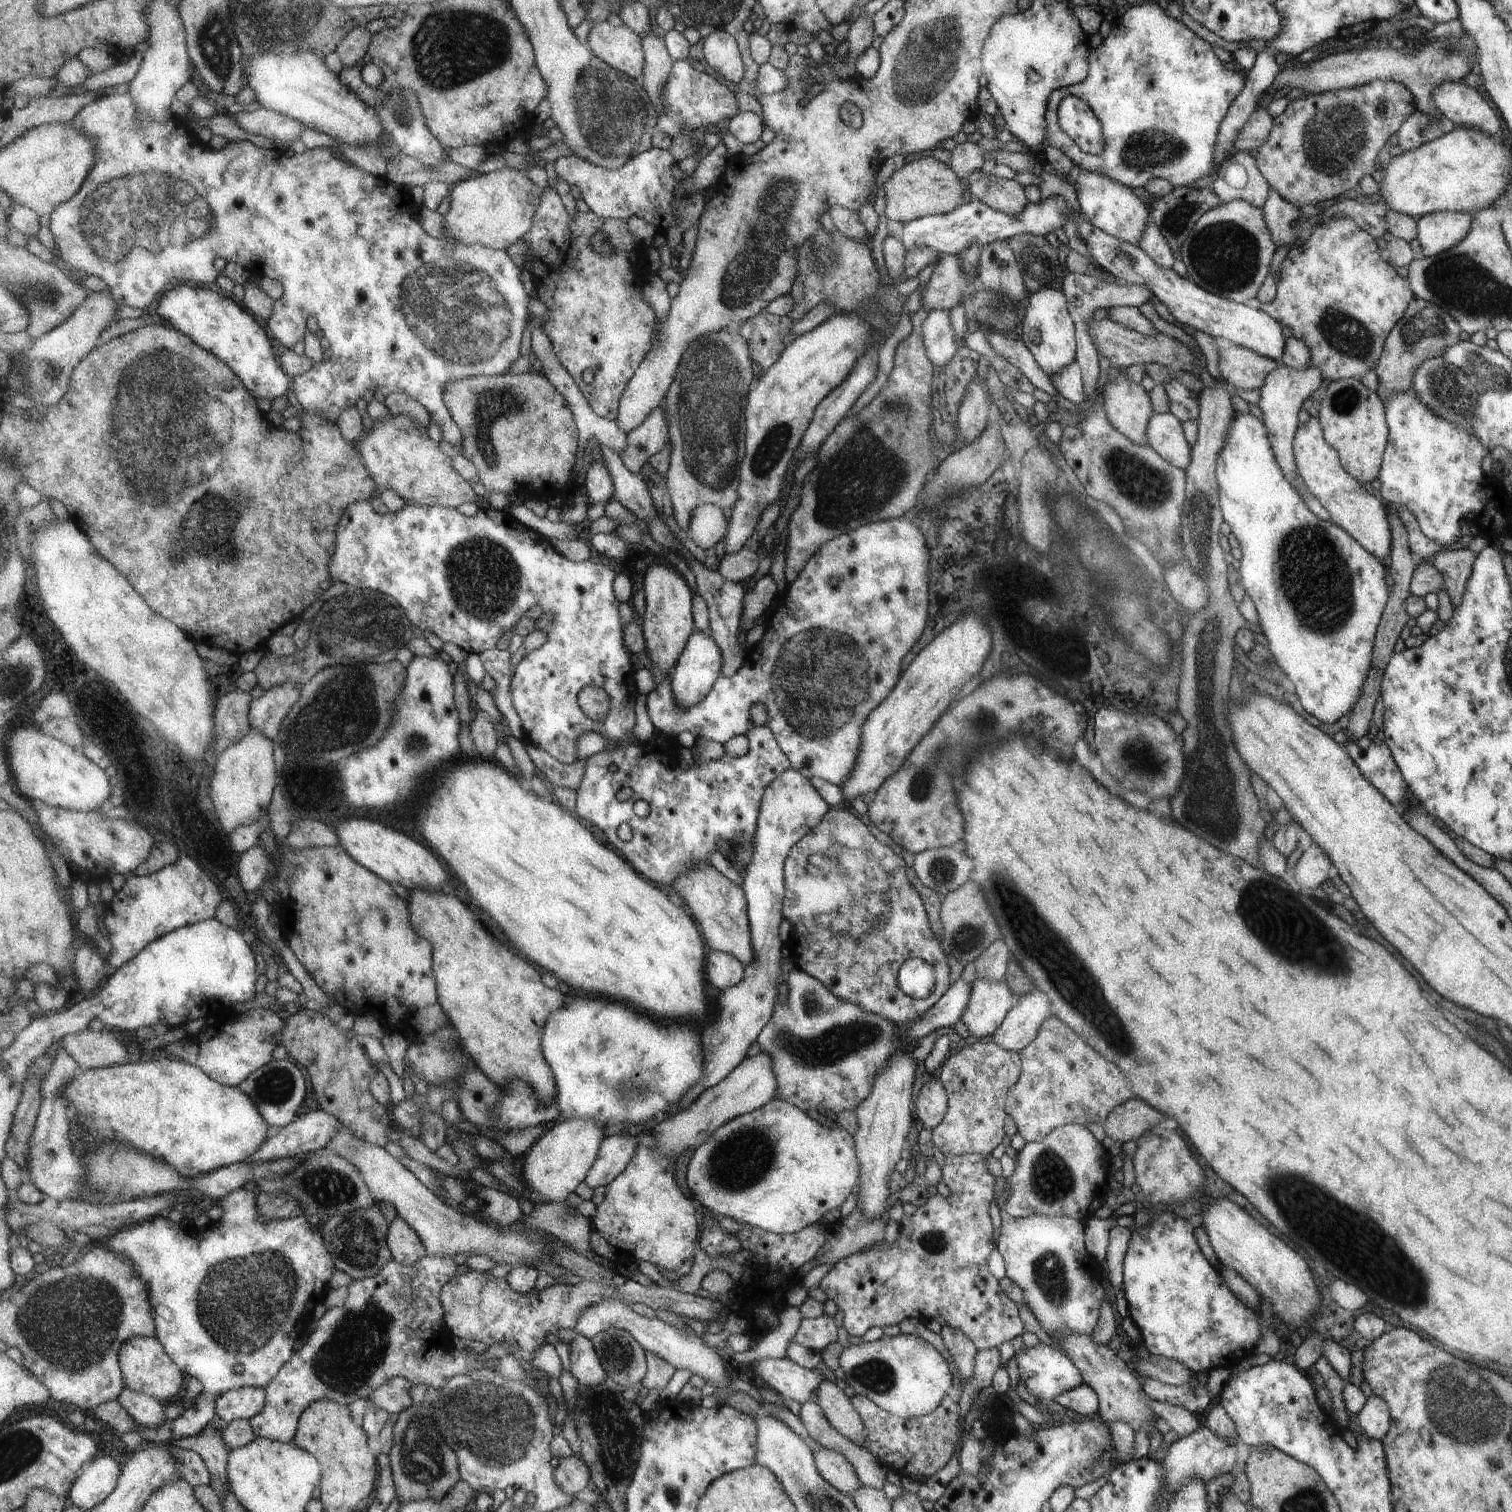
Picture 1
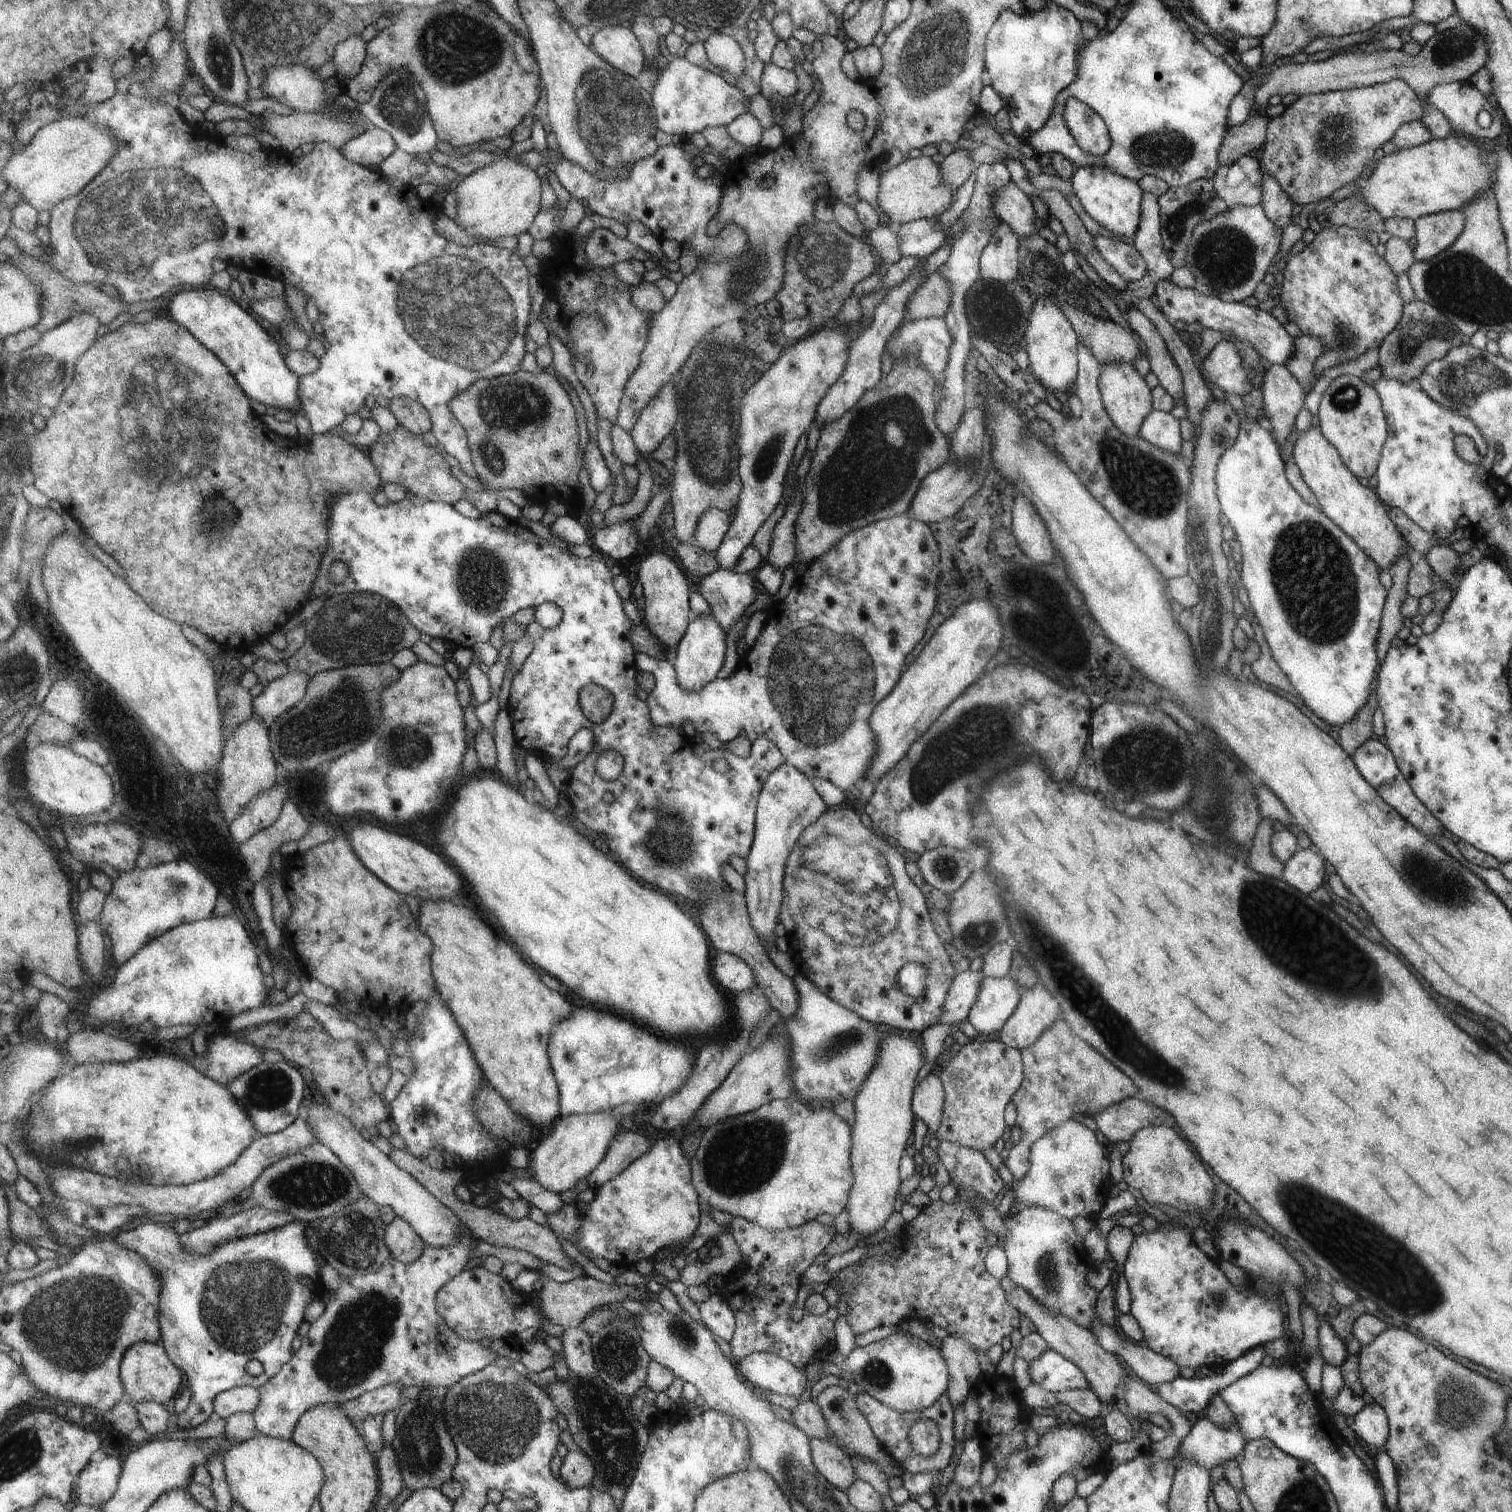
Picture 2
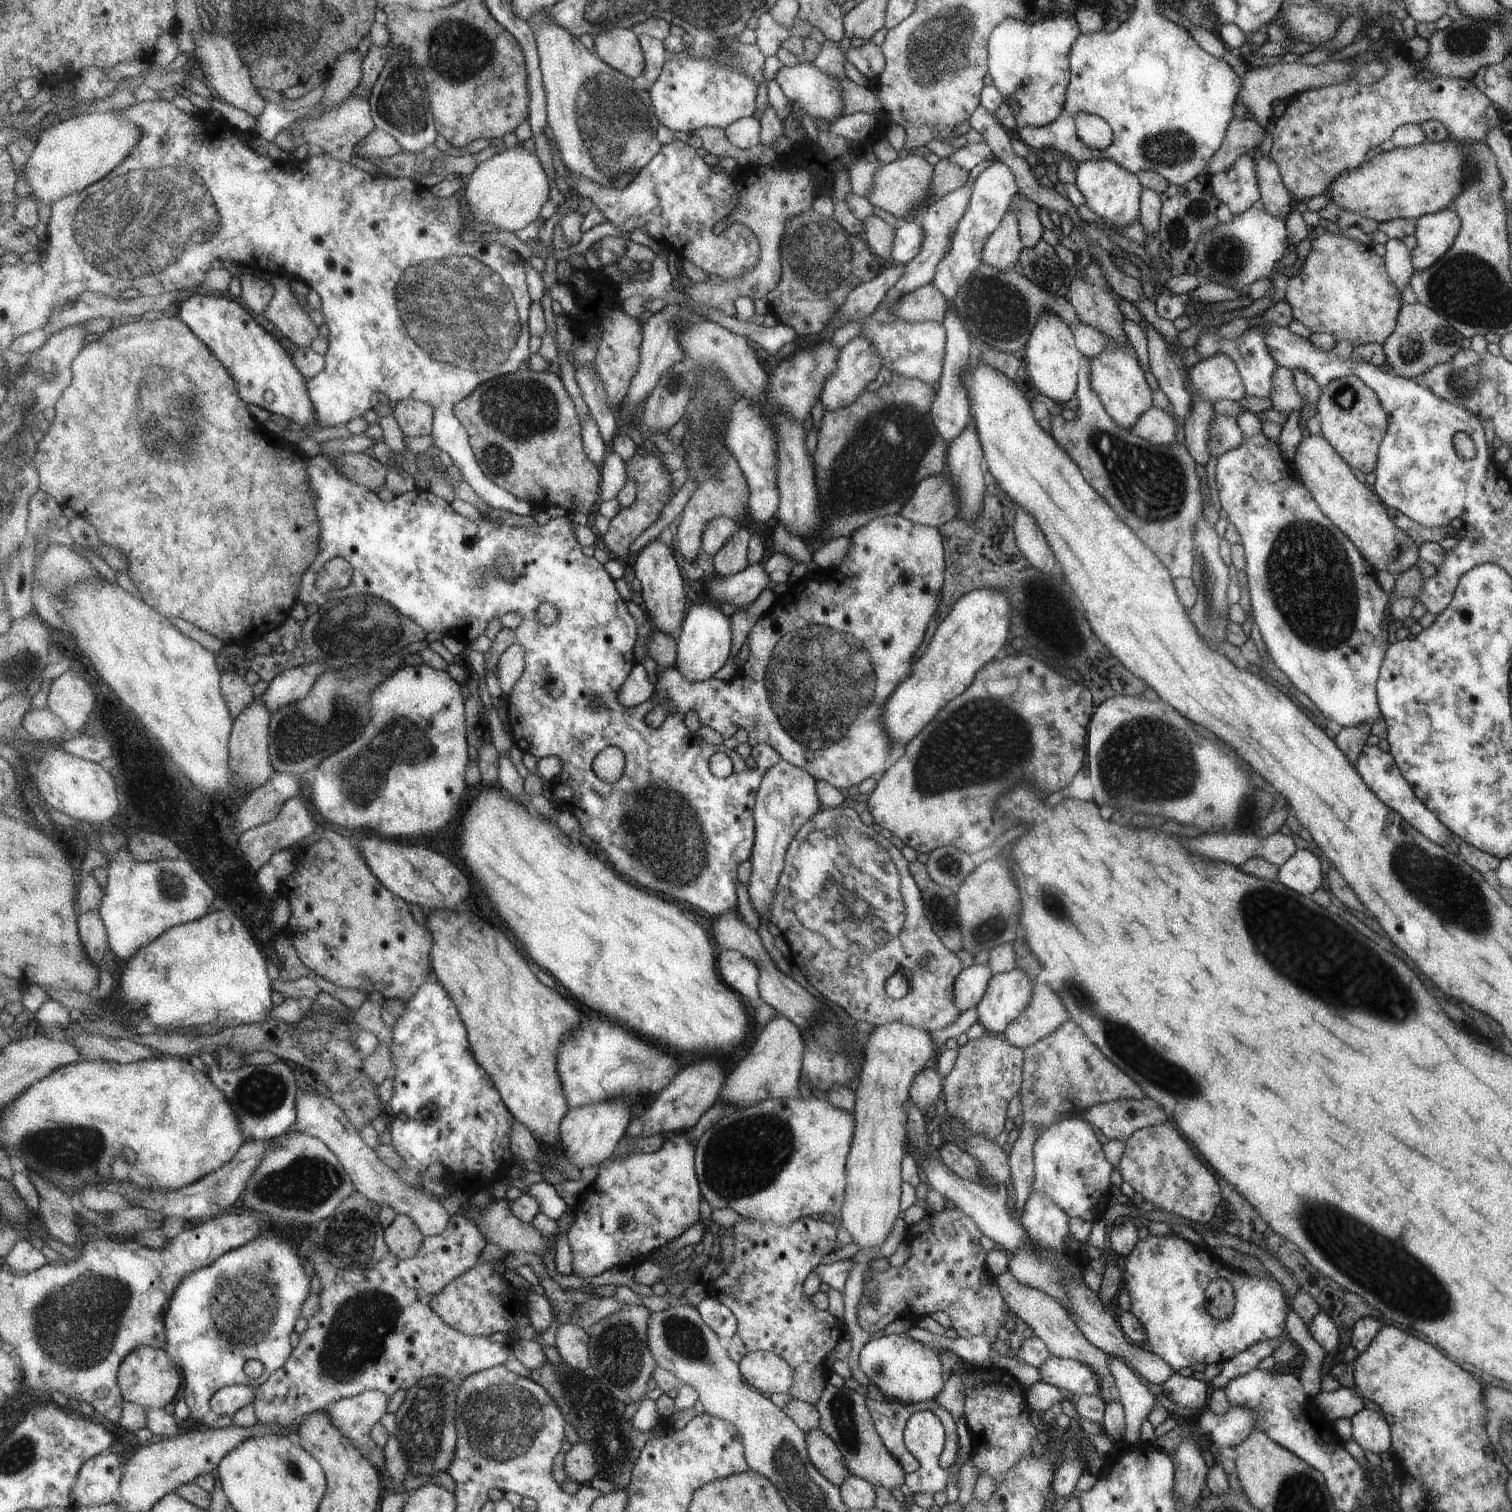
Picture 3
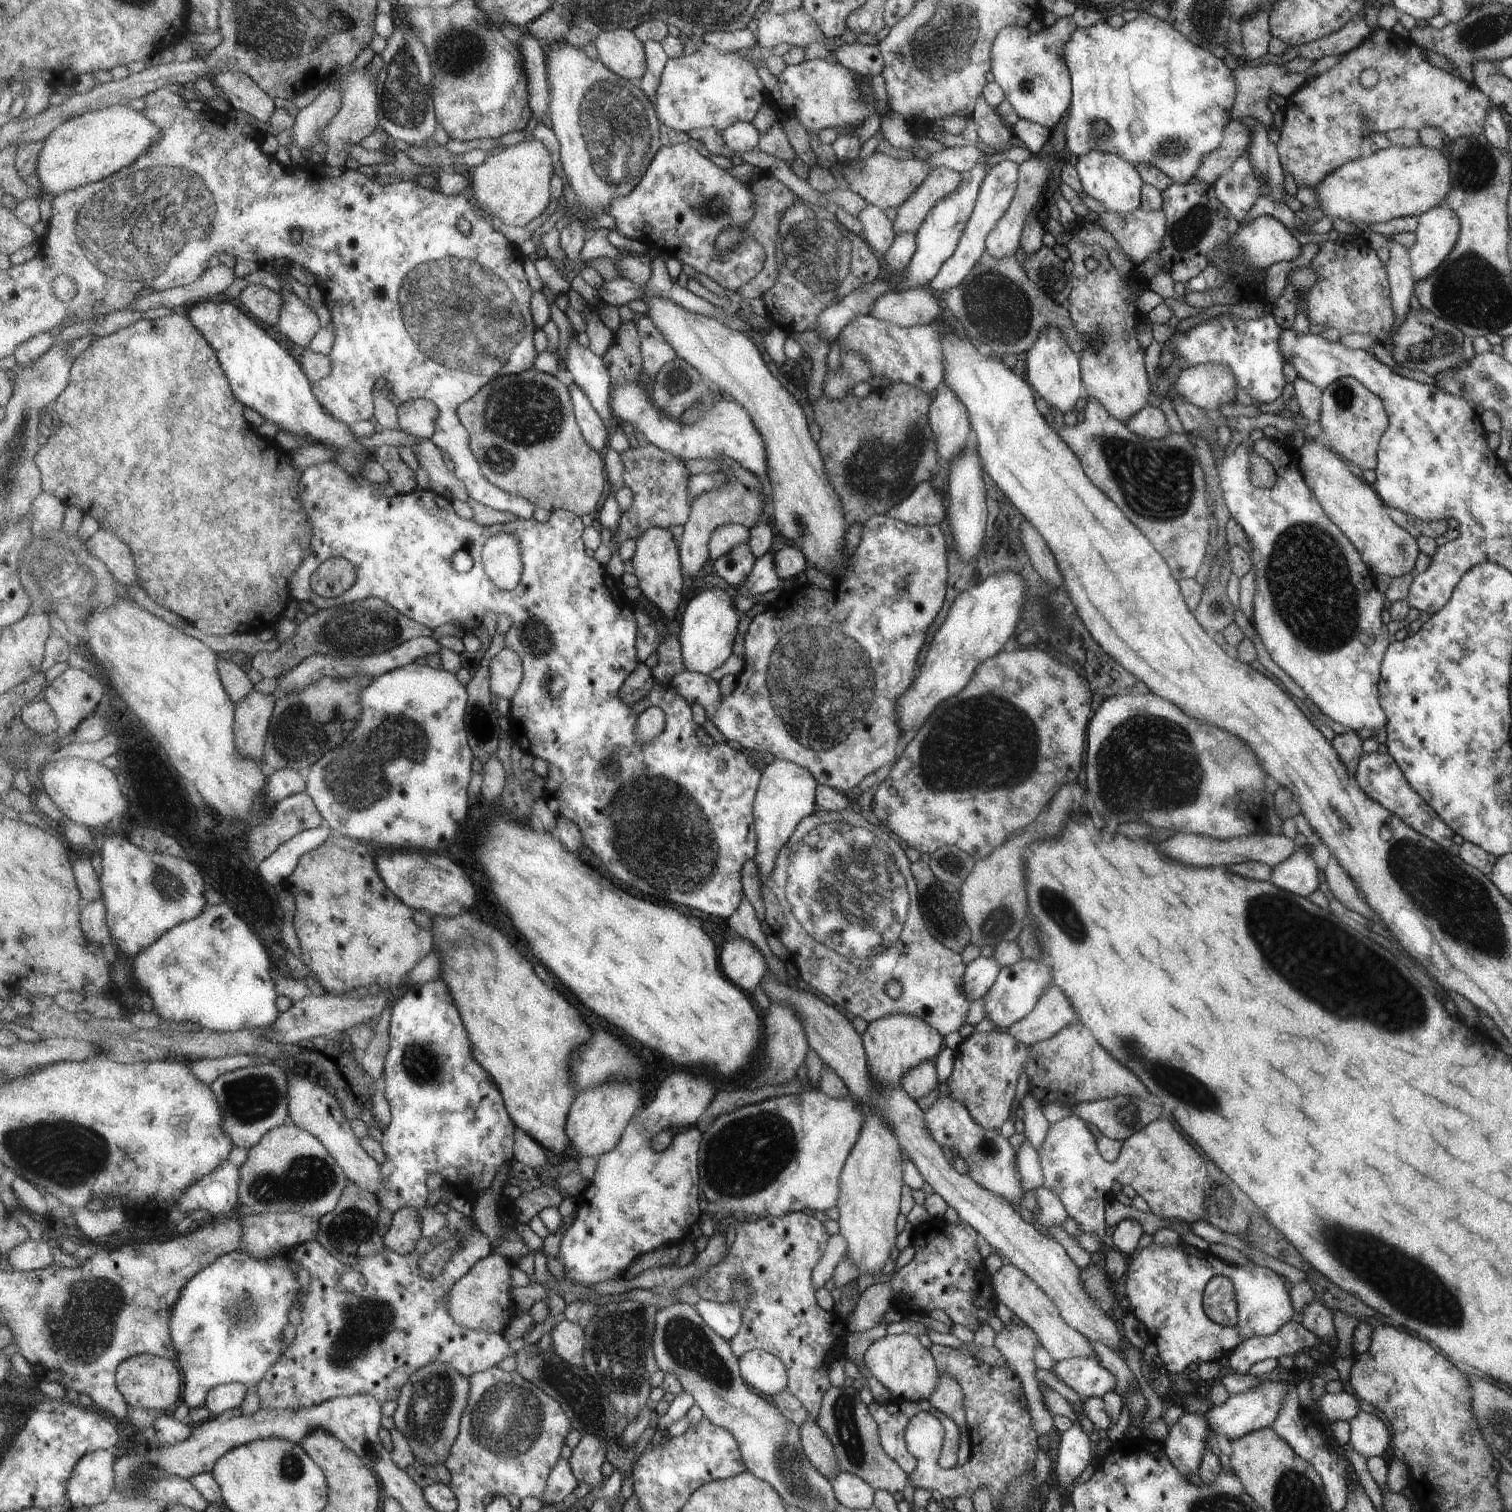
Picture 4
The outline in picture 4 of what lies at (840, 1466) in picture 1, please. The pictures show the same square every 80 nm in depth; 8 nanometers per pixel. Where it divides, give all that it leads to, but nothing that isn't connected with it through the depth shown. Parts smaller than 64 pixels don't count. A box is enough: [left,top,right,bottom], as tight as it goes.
[798,1420,837,1479]

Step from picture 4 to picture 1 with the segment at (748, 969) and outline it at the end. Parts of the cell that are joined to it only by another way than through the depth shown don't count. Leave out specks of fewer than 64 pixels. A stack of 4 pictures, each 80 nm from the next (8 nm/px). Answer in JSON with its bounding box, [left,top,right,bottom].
[707,951,745,991]

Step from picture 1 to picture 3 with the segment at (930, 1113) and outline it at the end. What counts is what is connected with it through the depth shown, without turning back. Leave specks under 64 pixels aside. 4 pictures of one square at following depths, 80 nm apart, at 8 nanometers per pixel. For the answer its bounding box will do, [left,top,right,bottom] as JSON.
[908,1065,941,1110]

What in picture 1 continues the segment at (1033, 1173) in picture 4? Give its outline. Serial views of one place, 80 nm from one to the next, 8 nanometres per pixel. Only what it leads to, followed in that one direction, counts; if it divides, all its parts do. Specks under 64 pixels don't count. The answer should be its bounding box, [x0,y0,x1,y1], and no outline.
[1004,1018,1134,1141]

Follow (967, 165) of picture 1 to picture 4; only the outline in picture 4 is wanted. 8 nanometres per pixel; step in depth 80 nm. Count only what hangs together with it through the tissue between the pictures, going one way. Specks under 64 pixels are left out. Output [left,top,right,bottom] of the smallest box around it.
[893,167,960,234]

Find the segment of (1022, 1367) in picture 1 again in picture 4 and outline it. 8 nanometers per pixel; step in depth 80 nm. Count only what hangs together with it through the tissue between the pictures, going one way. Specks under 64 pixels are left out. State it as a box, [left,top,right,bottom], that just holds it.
[1050,1357,1117,1397]

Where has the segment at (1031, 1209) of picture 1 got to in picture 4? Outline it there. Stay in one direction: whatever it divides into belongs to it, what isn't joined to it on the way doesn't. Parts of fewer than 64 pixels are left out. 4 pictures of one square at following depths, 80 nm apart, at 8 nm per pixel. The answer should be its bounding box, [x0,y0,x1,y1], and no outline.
[1036,1115,1212,1239]

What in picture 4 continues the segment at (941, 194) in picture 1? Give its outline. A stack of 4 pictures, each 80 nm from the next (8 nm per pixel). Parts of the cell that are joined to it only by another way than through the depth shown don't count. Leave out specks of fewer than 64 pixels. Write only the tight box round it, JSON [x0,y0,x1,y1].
[843,152,930,211]

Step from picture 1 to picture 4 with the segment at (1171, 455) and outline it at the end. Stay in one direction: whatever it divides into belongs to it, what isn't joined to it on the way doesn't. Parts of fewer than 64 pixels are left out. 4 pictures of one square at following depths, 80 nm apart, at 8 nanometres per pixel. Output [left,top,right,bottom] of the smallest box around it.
[1124,406,1169,440]

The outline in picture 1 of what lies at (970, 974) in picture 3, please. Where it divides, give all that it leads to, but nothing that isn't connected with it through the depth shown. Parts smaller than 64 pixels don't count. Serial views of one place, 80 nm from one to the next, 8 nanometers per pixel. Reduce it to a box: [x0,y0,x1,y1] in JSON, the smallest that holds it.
[757,966,971,1116]

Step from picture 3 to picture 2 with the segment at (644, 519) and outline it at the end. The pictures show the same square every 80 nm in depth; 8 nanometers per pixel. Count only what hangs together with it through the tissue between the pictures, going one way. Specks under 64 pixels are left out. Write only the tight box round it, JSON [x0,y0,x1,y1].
[595,518,641,562]

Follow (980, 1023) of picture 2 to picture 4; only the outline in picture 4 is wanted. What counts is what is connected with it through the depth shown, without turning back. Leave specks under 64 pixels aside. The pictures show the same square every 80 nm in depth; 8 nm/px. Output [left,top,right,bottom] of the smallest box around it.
[982,958,1051,1028]

